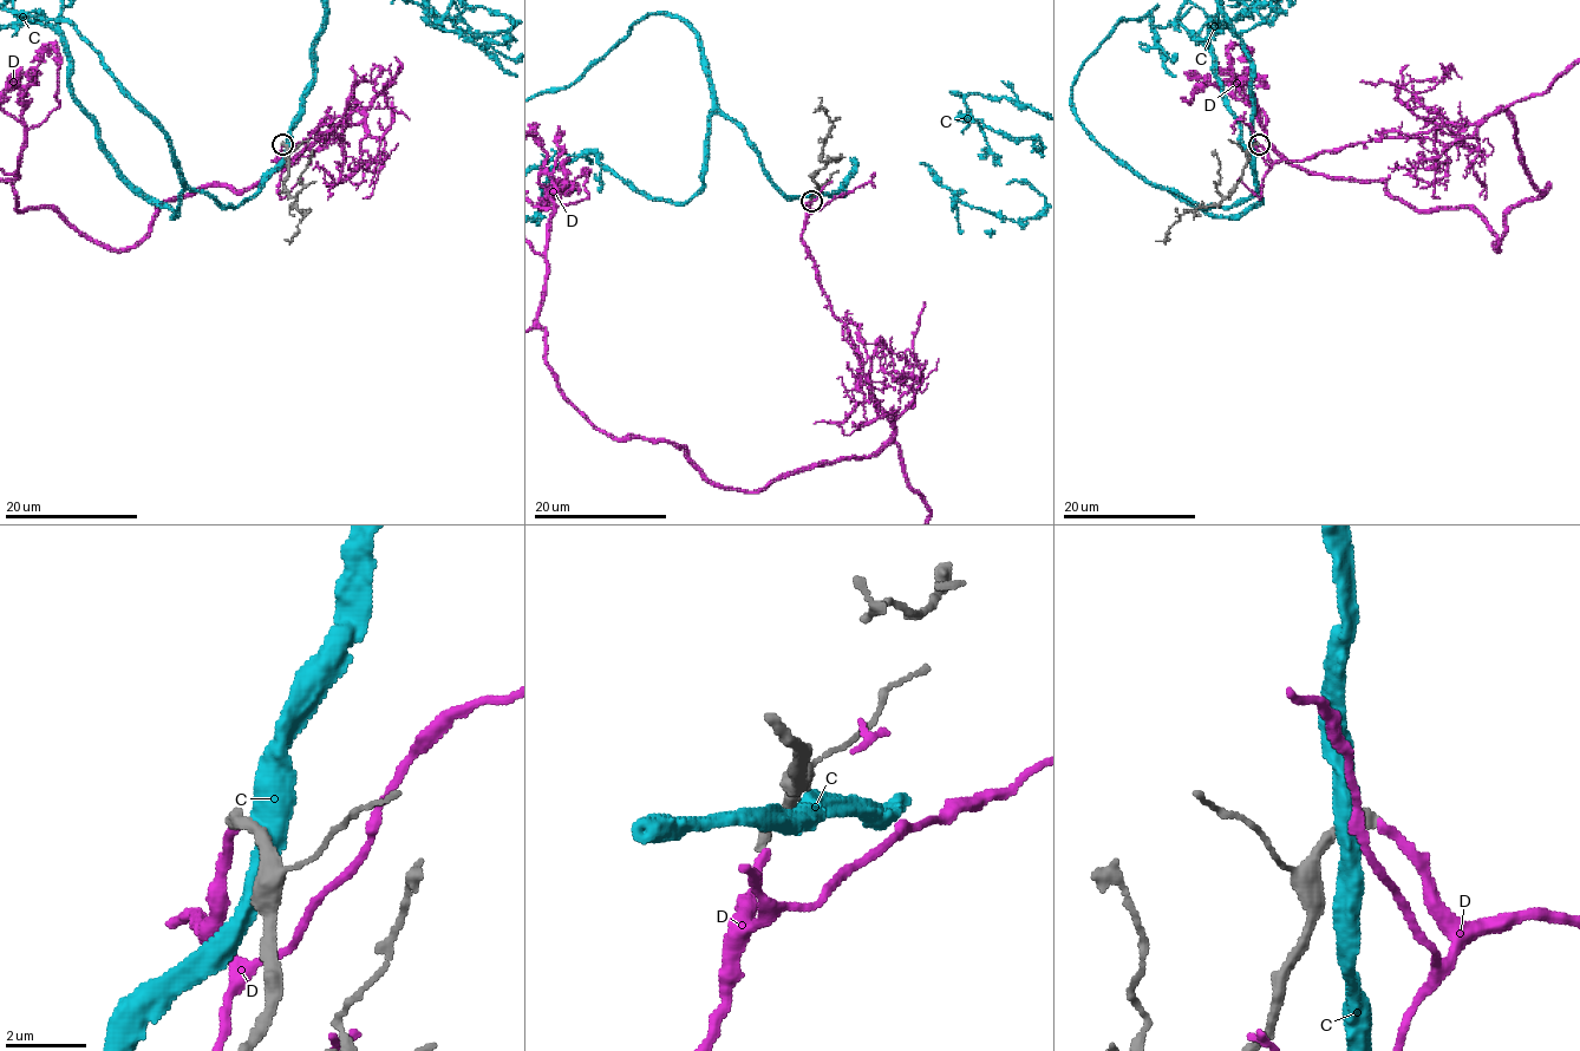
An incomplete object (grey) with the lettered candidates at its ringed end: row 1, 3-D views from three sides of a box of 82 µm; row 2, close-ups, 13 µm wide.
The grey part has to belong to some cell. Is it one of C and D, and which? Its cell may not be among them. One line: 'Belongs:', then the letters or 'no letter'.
Belongs: D

